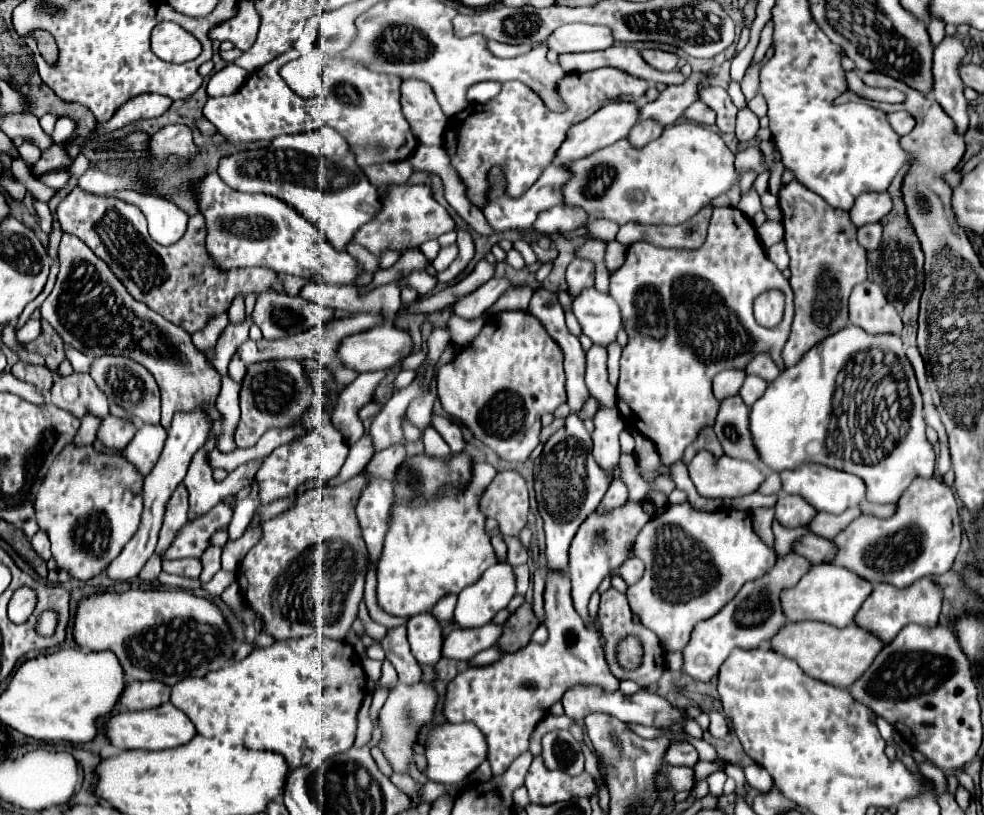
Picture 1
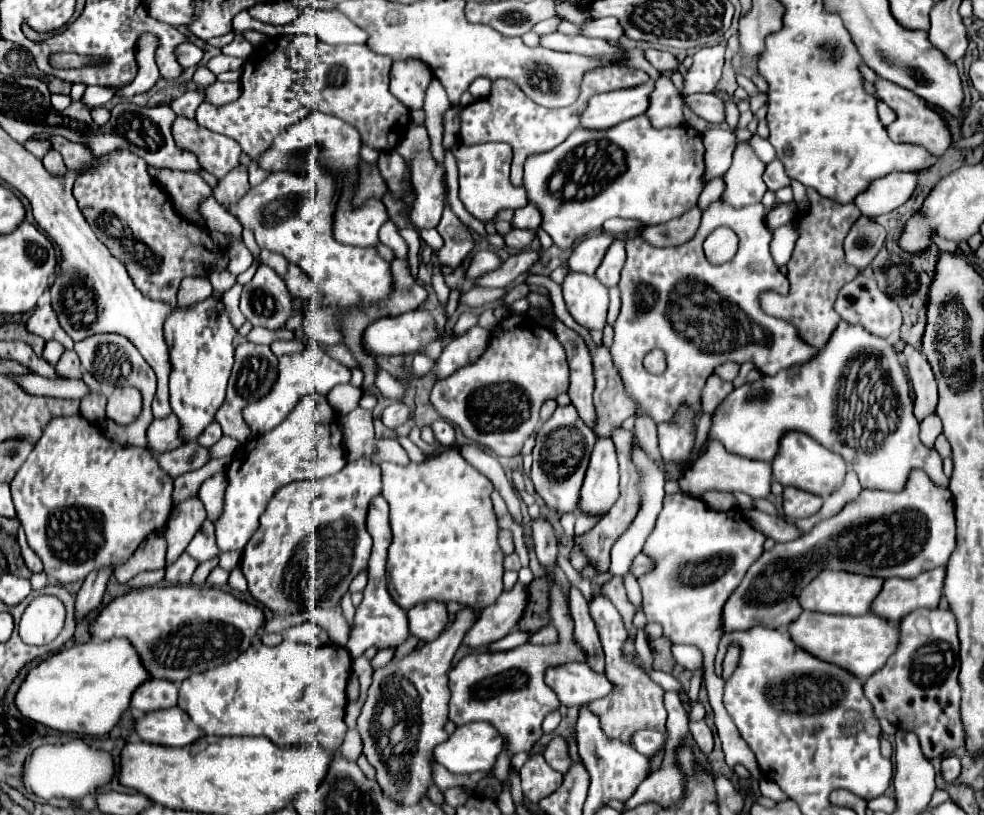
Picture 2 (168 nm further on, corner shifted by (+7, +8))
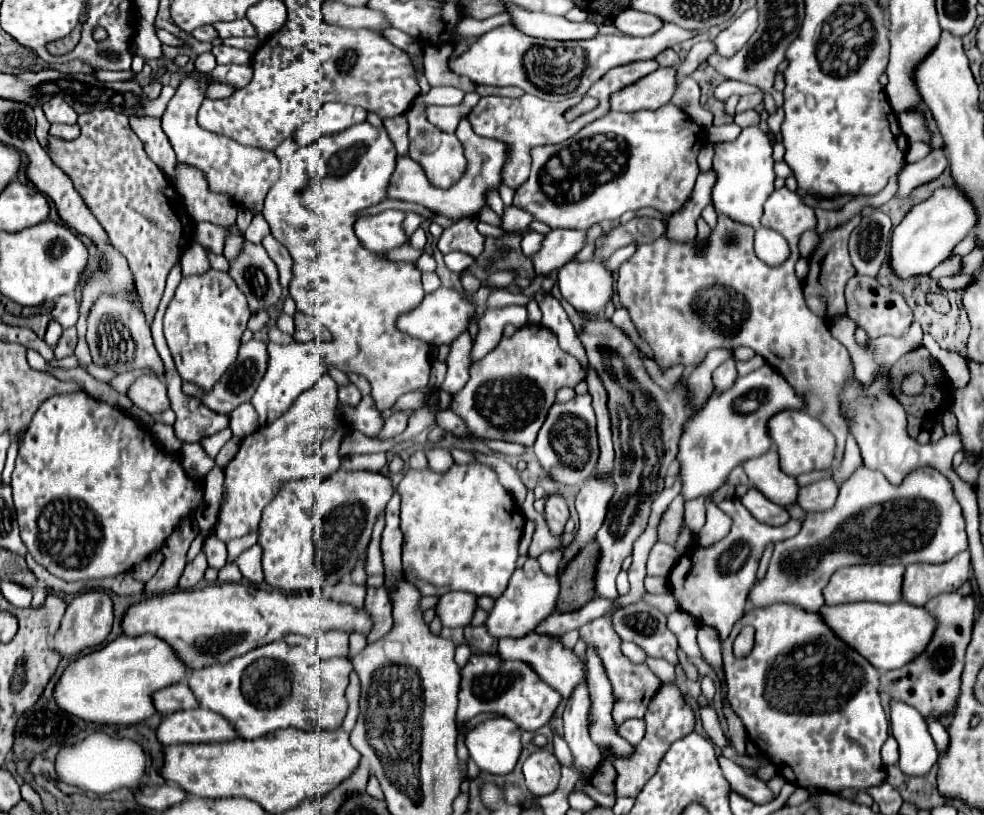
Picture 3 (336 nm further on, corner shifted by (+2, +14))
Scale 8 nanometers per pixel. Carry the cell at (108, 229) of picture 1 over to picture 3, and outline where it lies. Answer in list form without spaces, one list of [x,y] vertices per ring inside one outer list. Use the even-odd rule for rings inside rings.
[[[111,108],[105,110],[91,110],[83,116],[79,116],[79,128],[81,136],[75,140],[57,140],[49,138],[51,146],[51,160],[73,180],[75,190],[85,200],[87,208],[93,212],[93,216],[99,220],[99,224],[109,234],[113,246],[127,258],[133,274],[137,292],[141,296],[143,308],[145,308],[145,320],[147,324],[153,322],[153,314],[159,306],[159,300],[165,290],[165,280],[171,268],[181,260],[181,254],[193,242],[193,220],[185,210],[185,204],[175,190],[173,182],[167,180],[167,176],[159,170],[159,166],[147,156],[143,142],[137,138],[137,134],[131,130],[127,116],[117,114]]]

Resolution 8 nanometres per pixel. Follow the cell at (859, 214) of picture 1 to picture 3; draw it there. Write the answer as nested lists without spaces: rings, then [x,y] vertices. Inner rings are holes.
[[[933,150],[927,158],[915,162],[915,164],[907,164],[901,172],[899,172],[899,190],[897,190],[897,198],[907,198],[917,186],[927,184],[931,180],[935,180],[945,168],[947,168],[947,156],[945,152]]]

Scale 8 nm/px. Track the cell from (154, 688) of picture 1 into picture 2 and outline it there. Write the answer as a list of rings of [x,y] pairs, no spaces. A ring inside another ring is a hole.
[[[148,680],[132,696],[132,710],[138,710],[138,714],[166,710],[176,704],[178,704],[178,684],[166,680]]]

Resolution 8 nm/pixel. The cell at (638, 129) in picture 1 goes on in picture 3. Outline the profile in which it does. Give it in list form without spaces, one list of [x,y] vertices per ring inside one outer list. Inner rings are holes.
[[[699,42],[699,44],[695,44],[691,50],[689,50],[689,54],[687,54],[687,58],[679,64],[679,68],[677,68],[677,84],[683,80],[683,78],[687,78],[687,74],[691,74],[701,62],[705,62],[705,58],[709,56],[709,54],[713,54],[715,52],[715,48],[713,48],[713,42]]]

